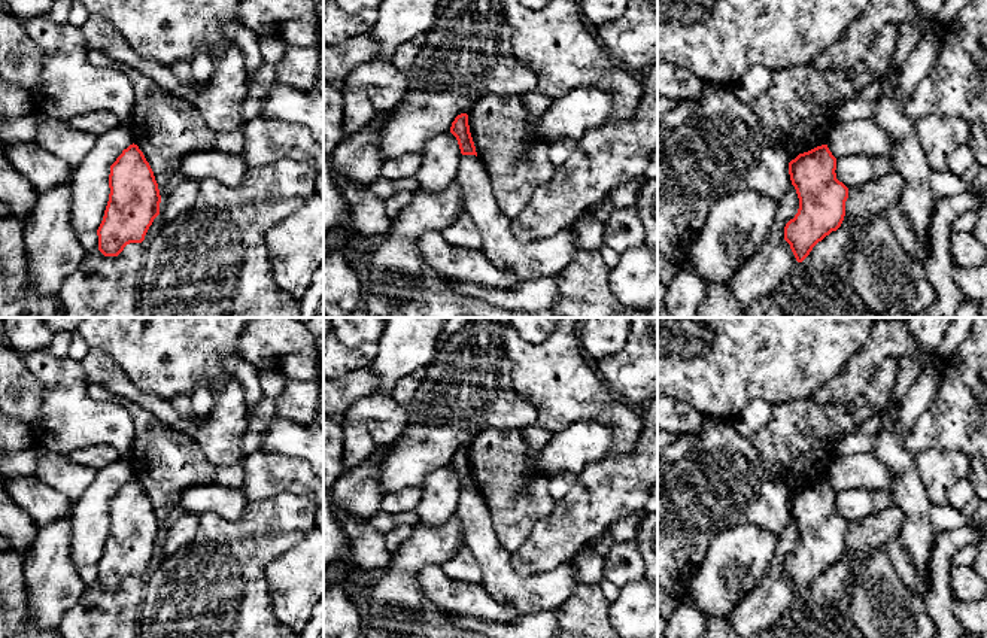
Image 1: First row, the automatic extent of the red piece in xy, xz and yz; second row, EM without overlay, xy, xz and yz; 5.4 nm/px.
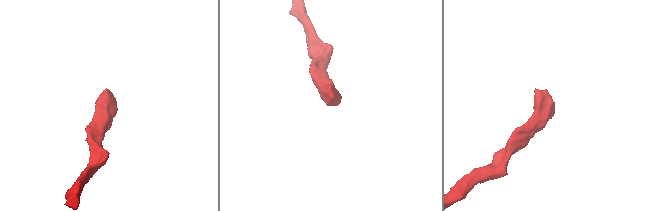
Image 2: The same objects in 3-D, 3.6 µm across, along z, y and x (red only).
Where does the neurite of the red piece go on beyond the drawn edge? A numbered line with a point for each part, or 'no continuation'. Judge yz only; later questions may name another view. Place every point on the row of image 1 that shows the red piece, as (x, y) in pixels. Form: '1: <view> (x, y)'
no continuation

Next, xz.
no continuation

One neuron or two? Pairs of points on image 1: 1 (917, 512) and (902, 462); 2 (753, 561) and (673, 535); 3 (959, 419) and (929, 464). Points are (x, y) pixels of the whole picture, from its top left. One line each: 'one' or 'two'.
1: one
2: two
3: two

